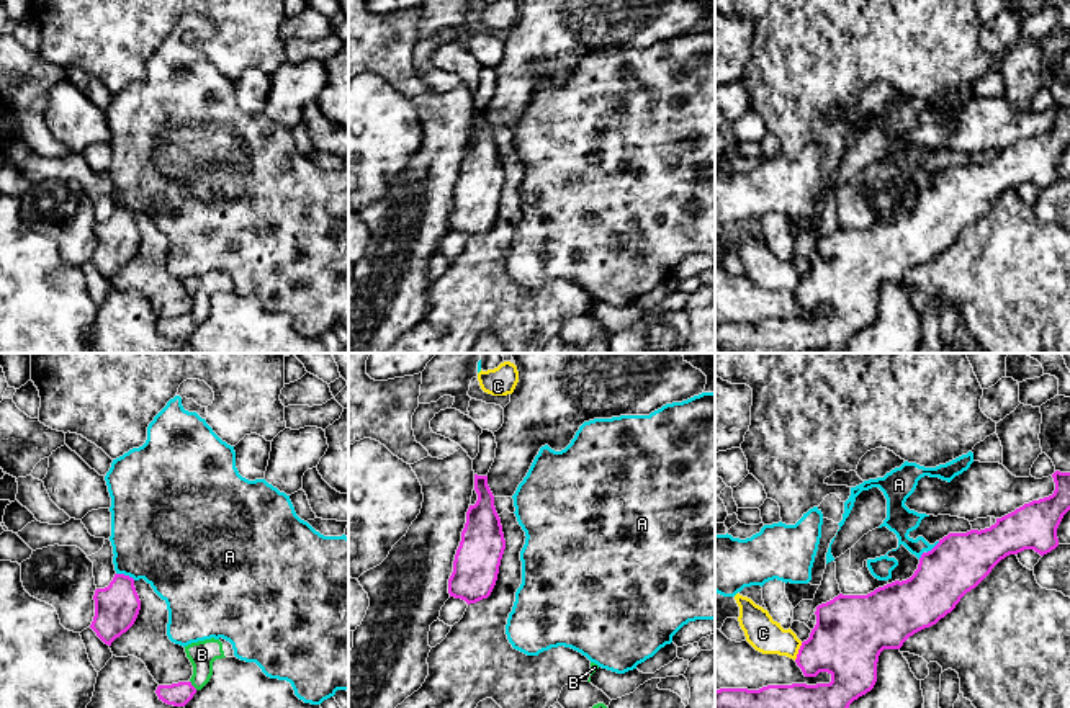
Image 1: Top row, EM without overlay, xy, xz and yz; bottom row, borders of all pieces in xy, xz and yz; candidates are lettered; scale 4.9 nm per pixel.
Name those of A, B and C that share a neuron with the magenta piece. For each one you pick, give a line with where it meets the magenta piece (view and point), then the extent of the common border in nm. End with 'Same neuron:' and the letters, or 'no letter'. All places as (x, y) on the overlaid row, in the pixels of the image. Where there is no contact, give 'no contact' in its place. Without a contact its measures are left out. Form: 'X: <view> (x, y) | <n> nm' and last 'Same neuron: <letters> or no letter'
Same neuron: no letter

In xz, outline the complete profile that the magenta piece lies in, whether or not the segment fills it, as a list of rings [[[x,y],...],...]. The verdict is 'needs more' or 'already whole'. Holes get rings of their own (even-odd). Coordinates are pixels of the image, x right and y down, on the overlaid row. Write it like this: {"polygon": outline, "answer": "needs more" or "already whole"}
{"polygon": [[[474,474],[478,500],[466,512],[466,523],[448,579],[450,597],[468,605],[488,598],[496,585],[501,559],[506,549],[501,518],[488,476]]], "answer": "already whole"}

